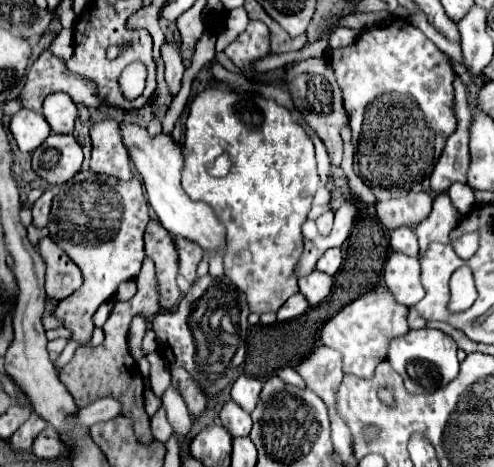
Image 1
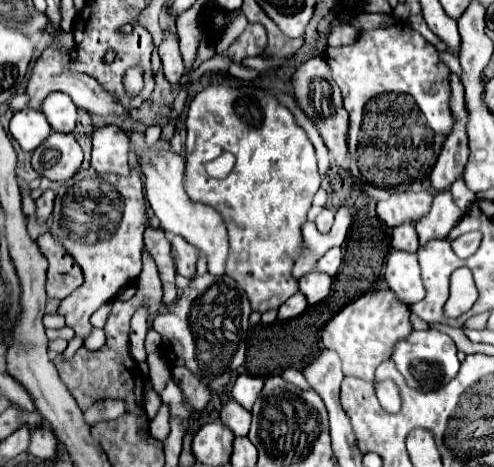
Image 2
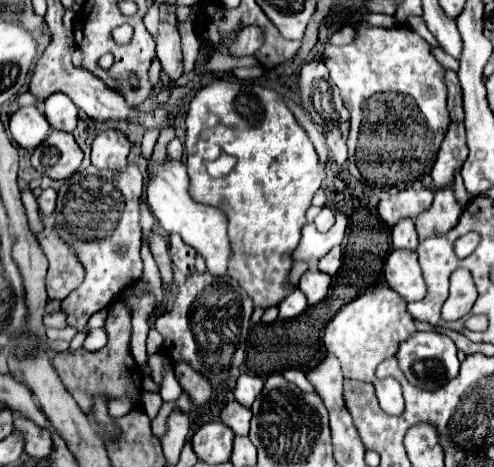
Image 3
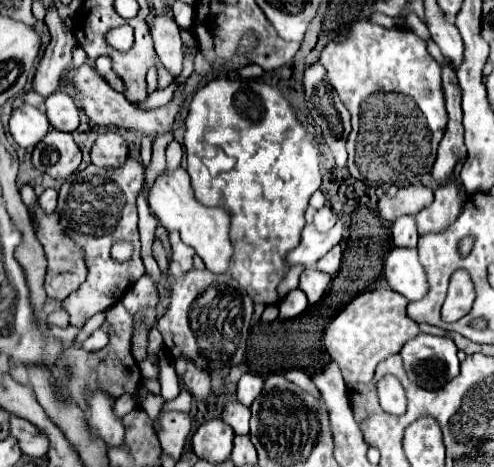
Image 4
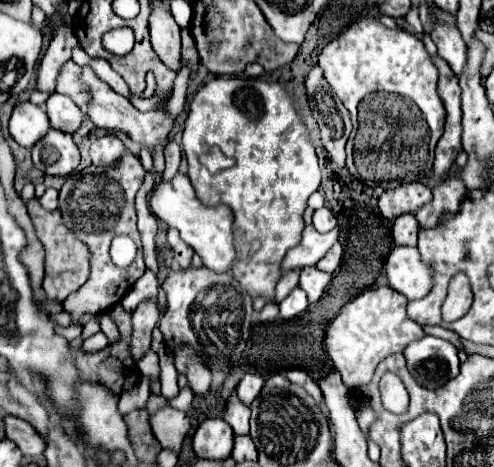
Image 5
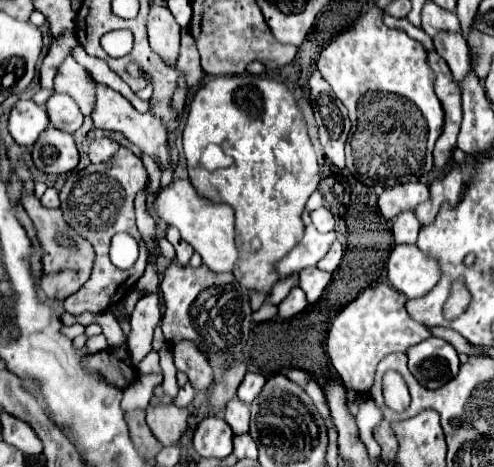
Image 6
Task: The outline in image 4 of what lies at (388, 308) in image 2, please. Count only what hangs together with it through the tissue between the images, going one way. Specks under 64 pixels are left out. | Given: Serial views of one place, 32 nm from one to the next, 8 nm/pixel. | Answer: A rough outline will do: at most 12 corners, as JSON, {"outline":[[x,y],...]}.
{"outline":[[388,286],[348,302],[324,346],[346,384],[420,334]]}

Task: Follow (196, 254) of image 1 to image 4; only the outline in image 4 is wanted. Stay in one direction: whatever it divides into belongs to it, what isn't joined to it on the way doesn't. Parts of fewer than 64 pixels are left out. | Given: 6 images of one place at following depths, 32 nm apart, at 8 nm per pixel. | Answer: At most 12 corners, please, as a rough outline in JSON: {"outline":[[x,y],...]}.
{"outline":[[170,232],[172,260],[182,272],[192,268],[194,248],[180,240],[178,232]]}

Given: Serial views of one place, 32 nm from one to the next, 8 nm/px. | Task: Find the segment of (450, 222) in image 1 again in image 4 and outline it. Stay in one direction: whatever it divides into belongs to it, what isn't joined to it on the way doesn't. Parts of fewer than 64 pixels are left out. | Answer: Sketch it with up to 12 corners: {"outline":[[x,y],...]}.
{"outline":[[458,180],[434,190],[434,202],[416,214],[418,232],[444,230],[462,210]]}

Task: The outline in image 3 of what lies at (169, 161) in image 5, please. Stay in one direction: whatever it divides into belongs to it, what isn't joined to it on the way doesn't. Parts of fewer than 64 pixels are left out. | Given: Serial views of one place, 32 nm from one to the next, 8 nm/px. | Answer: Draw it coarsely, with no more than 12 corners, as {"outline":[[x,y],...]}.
{"outline":[[175,137],[167,146],[167,157],[181,160],[184,147]]}

